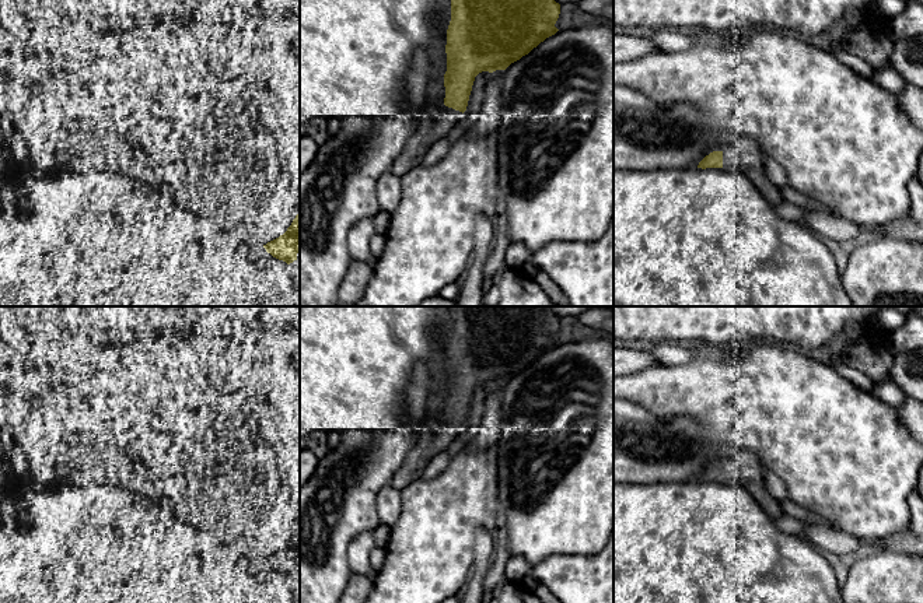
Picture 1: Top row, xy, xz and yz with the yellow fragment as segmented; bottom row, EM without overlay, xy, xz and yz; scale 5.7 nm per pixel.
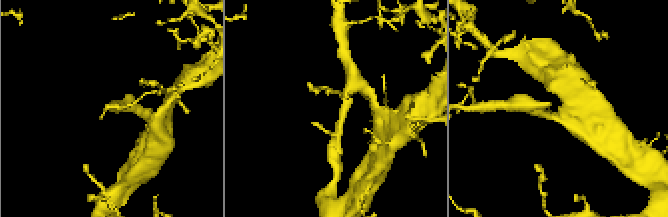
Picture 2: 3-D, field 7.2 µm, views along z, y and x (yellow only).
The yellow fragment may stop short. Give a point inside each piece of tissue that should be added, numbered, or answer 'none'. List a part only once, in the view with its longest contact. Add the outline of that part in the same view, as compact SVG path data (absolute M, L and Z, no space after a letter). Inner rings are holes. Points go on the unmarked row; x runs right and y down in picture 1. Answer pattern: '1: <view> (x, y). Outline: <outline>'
1: xz (437, 438). Outline: M448 420L434 421L406 455L402 466L394 473L389 485L402 491L422 477L427 463L438 453L448 451L459 435L462 425Z

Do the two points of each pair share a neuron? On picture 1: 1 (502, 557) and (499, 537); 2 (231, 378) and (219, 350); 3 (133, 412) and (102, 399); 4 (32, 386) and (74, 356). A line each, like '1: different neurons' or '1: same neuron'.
1: same neuron
2: same neuron
3: same neuron
4: different neurons

